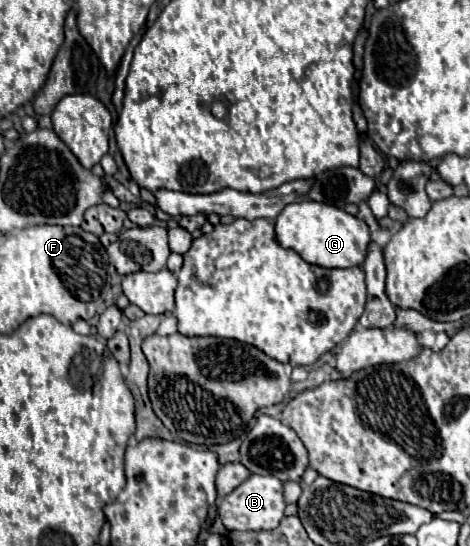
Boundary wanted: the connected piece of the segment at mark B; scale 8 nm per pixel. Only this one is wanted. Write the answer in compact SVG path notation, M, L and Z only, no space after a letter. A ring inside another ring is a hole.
M252 474L246 482L234 488L218 506L218 514L226 530L272 530L284 518L284 494L282 482L274 476L256 476Z

